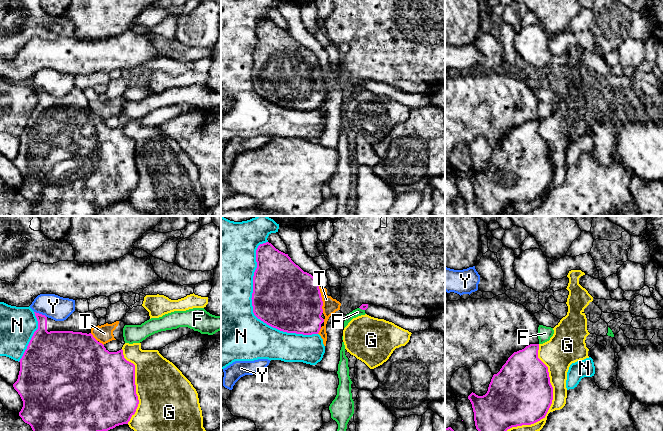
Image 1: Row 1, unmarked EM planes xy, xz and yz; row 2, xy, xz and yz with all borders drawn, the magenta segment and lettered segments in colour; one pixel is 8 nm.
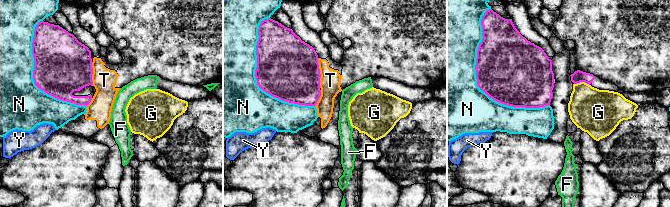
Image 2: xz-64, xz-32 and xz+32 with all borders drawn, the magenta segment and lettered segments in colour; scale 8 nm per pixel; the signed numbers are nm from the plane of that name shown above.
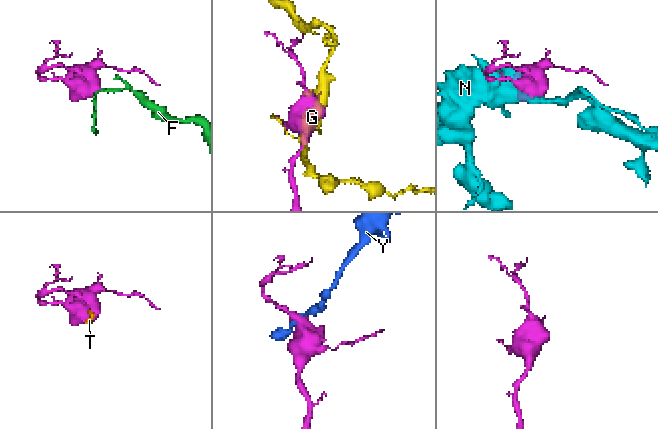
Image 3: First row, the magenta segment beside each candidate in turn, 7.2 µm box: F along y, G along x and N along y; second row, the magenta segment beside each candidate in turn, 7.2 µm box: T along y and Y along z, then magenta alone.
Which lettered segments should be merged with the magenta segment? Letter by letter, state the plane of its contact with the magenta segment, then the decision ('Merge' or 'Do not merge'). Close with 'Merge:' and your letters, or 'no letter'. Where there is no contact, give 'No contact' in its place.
F: Touches magenta in xz. Do not merge
G: Touches magenta in yz. Do not merge
N: Touches magenta in xz. Do not merge
T: Touches magenta in xz. Do not merge
Y: Touches magenta in xy. Do not merge
Merge: no letter

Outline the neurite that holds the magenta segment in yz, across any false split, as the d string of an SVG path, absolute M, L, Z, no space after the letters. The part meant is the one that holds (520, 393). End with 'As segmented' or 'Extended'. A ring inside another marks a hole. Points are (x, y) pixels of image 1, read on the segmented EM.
M530 344L526 346L524 349L519 350L517 352L514 352L506 361L506 363L502 366L500 371L497 374L494 374L491 382L488 387L488 391L483 396L478 396L475 393L471 393L468 396L468 399L470 400L474 412L474 421L475 426L478 431L507 431L508 429L512 427L522 426L522 425L531 425L534 424L541 419L545 418L553 400L553 387L550 383L550 377L548 372L548 367L538 358L538 350L539 350L539 344Z. As segmented

